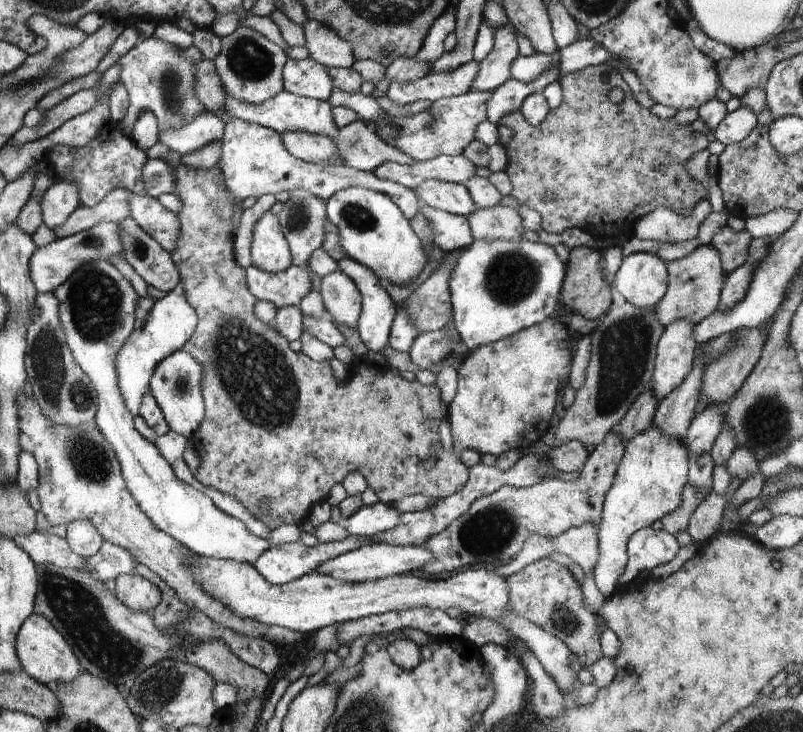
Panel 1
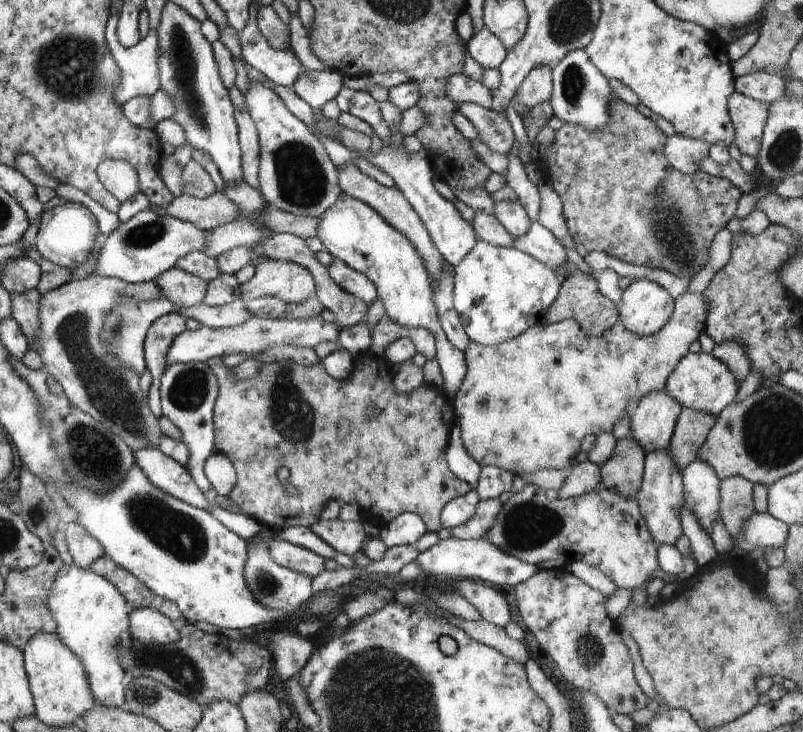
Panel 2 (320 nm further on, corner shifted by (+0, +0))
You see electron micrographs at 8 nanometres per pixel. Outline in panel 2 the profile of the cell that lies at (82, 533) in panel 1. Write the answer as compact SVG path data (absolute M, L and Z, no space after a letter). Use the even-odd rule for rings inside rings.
M67 523L62 530L74 565L87 569L104 555L102 545L82 525Z

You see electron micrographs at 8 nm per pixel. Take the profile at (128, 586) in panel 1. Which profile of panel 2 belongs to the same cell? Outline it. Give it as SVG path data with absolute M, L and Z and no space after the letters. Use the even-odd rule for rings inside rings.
M148 607L131 611L128 631L143 645L162 646L178 642L180 638L179 624Z

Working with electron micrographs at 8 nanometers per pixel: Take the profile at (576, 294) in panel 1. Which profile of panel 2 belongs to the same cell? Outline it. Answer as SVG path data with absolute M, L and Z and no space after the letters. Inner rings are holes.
M576 266L570 268L556 300L546 311L545 322L559 323L566 319L574 319L589 337L601 337L606 331L619 327L620 323L618 306L600 292L596 275L584 273Z

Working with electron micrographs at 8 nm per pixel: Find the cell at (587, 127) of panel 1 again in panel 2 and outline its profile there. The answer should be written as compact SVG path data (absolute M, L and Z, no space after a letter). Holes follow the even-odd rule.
M622 100L611 102L610 122L597 132L590 132L581 126L572 123L563 123L562 128L555 131L555 139L552 146L548 149L547 155L542 161L535 162L540 168L542 176L549 180L555 193L562 199L563 213L567 222L570 236L575 243L580 243L588 252L600 251L614 257L621 257L624 262L631 265L642 265L649 269L664 269L677 277L692 278L697 272L700 272L709 259L709 248L714 237L735 217L736 204L742 196L739 188L736 188L730 181L720 178L704 171L698 171L691 175L682 174L672 164L668 162L663 151L667 134L658 127L658 125L646 115L636 110L634 105L629 105Z

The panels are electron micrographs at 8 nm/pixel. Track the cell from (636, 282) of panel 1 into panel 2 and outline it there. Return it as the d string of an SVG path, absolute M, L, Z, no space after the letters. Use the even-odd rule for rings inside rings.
M638 279L623 290L618 304L619 327L647 337L656 334L670 320L675 300L658 283Z

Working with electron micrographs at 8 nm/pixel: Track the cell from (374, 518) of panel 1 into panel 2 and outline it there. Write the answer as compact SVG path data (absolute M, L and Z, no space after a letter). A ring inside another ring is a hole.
M404 513L398 515L387 525L380 525L380 529L376 535L382 539L384 544L389 548L399 544L413 545L428 531L420 515L416 513Z

